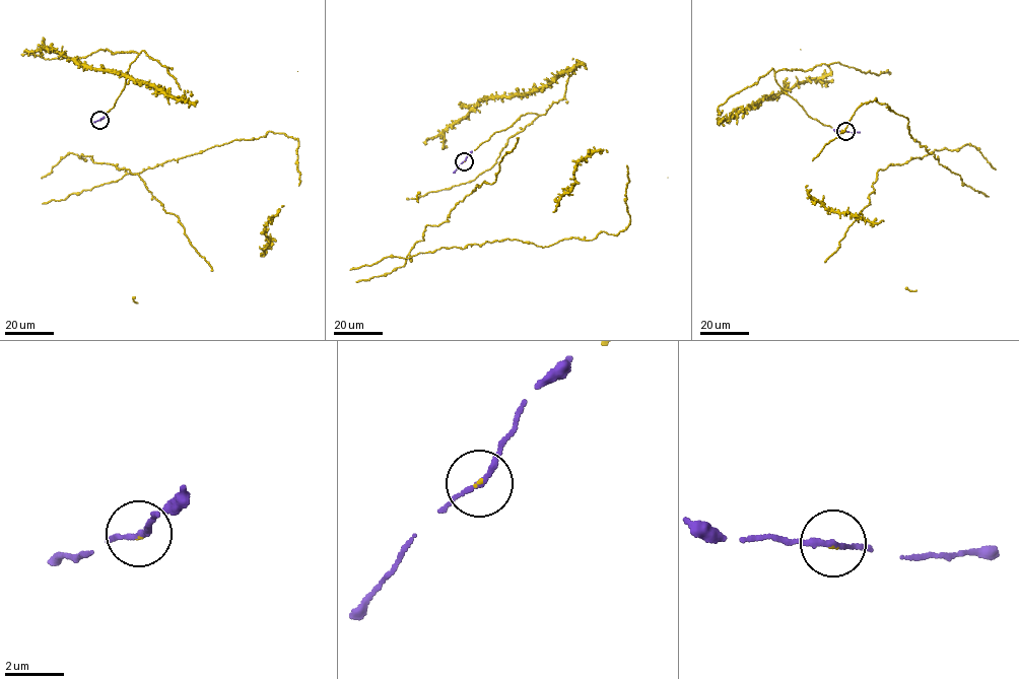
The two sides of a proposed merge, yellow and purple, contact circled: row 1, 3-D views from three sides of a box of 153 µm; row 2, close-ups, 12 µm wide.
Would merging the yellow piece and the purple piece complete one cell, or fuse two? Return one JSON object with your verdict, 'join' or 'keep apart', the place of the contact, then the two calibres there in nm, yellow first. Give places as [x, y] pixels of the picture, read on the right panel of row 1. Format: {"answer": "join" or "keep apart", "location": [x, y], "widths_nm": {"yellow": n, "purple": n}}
{"answer": "join", "location": [845, 131], "widths_nm": {"yellow": 50, "purple": 170}}

